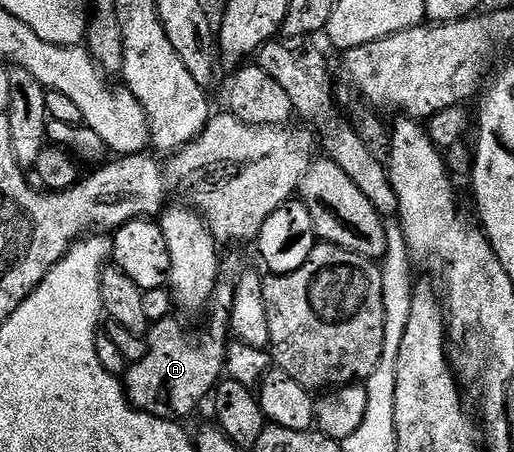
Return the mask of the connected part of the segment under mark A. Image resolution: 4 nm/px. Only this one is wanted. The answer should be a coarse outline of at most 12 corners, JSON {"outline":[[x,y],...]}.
{"outline":[[234,282],[210,299],[210,334],[177,316],[129,363],[130,405],[181,423],[218,389]]}

